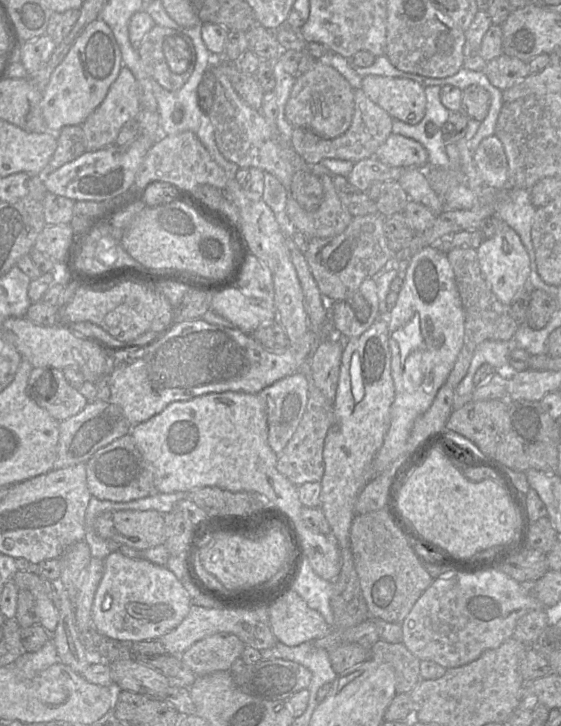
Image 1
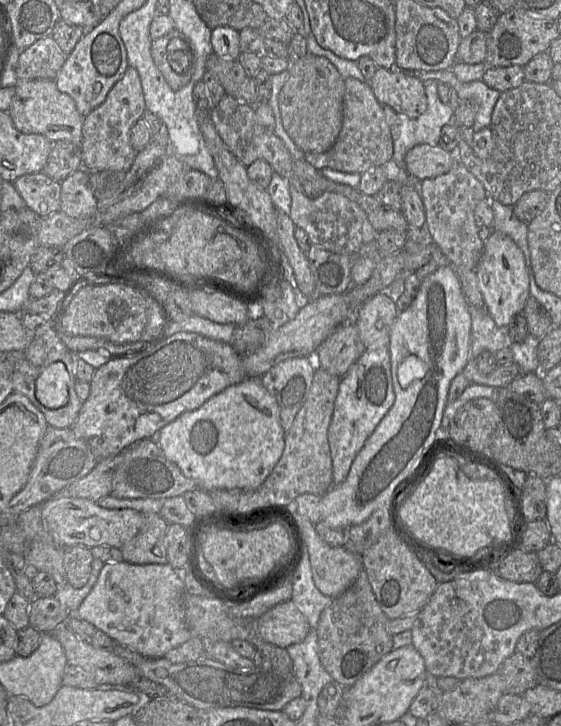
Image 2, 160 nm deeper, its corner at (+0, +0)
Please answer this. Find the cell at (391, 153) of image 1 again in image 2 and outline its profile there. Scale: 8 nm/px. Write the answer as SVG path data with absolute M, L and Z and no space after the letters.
M418 144L405 157L405 169L412 178L435 178L450 171L457 158L442 147Z

